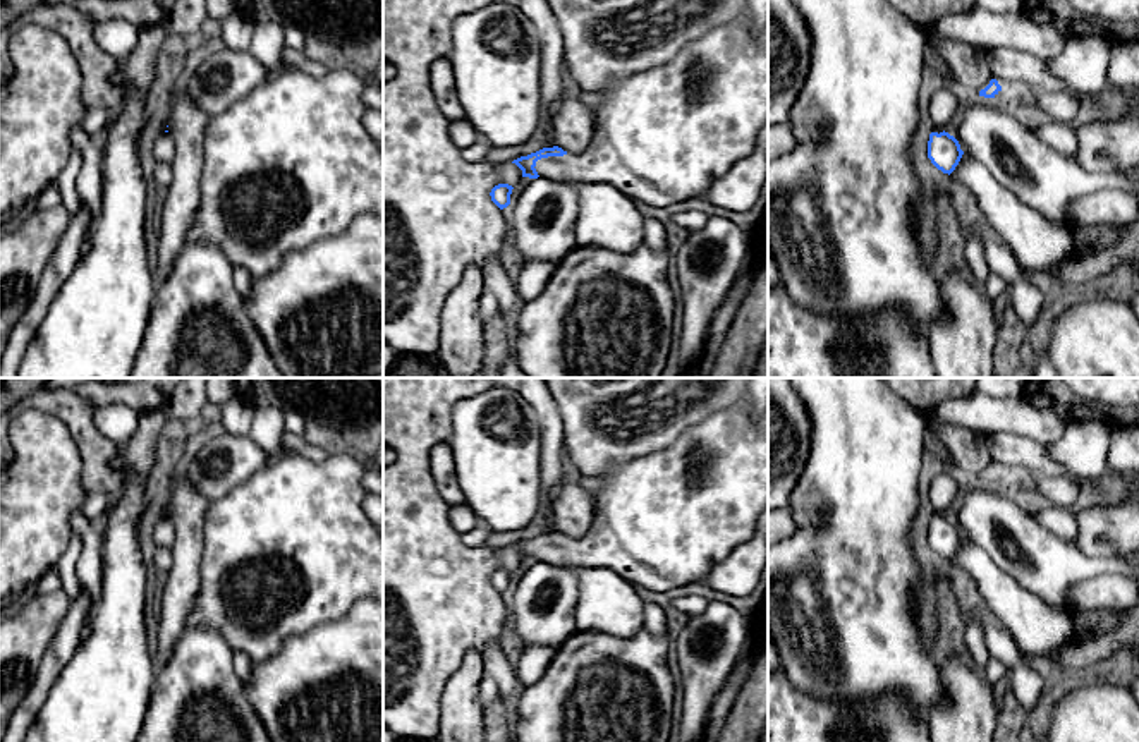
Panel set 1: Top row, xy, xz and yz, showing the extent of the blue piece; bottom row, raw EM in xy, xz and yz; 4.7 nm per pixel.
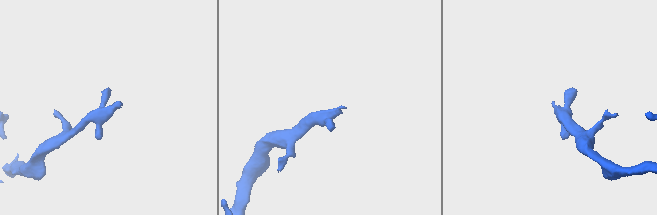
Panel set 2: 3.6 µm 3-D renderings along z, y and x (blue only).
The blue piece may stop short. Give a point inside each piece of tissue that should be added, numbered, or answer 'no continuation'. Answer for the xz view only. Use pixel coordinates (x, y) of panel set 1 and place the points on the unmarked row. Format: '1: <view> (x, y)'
1: xz (662, 521)

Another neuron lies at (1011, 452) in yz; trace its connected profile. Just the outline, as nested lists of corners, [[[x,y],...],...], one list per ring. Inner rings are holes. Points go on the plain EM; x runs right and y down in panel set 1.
[[[1007,431],[986,433],[983,438],[988,445],[991,462],[996,464],[1000,471],[1014,471],[1019,474],[1043,472],[1050,476],[1069,474],[1081,486],[1086,498],[1098,498],[1115,493],[1115,490],[1110,488],[1103,479],[1081,477],[1070,469],[1055,462],[1048,455],[1046,447],[1032,438]]]

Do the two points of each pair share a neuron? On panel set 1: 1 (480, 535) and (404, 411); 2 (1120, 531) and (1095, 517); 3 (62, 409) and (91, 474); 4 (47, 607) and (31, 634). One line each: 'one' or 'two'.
1: two
2: one
3: one
4: one

